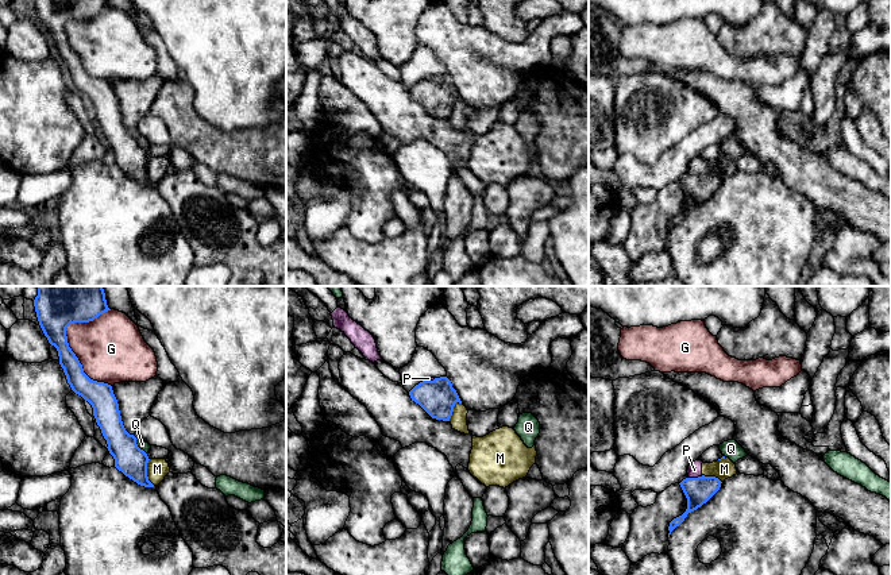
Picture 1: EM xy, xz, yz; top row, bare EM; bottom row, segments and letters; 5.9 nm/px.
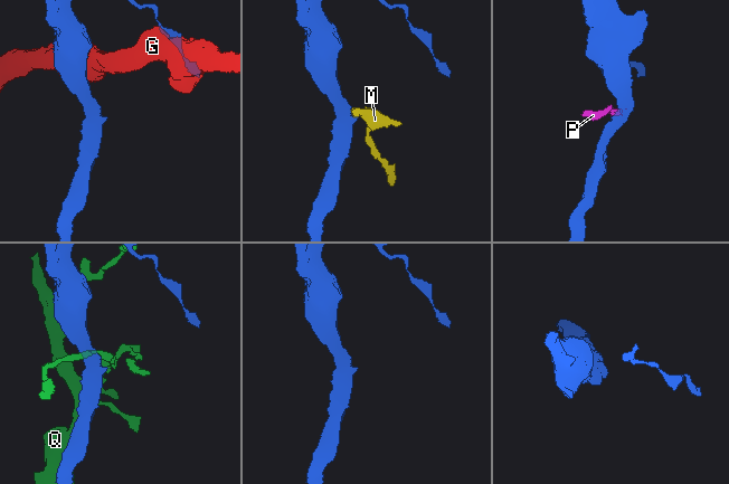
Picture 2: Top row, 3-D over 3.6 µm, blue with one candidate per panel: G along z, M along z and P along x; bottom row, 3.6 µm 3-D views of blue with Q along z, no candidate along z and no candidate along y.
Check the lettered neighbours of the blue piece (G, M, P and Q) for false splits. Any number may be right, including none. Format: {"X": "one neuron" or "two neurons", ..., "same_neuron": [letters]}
{"G": "two neurons", "M": "two neurons", "P": "two neurons", "Q": "two neurons", "same_neuron": []}

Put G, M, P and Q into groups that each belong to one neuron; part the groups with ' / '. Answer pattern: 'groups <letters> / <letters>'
groups G / M P / Q

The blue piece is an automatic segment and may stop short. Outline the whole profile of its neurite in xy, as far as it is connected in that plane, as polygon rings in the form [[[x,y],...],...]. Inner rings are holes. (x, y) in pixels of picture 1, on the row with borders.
[[[36,286],[34,306],[39,325],[49,343],[58,351],[72,390],[88,401],[93,416],[115,459],[115,467],[140,486],[154,487],[147,476],[147,454],[136,444],[122,421],[112,386],[90,379],[68,343],[66,328],[89,323],[111,310],[103,286]]]

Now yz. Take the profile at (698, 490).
[[[698,476],[698,478],[686,478],[679,485],[687,498],[686,512],[674,518],[668,526],[668,537],[671,532],[679,526],[688,513],[697,510],[703,503],[706,503],[721,487],[721,481],[716,476]]]

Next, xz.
[[[447,377],[423,381],[416,385],[409,395],[432,418],[450,421],[456,402],[462,404],[456,390]]]

